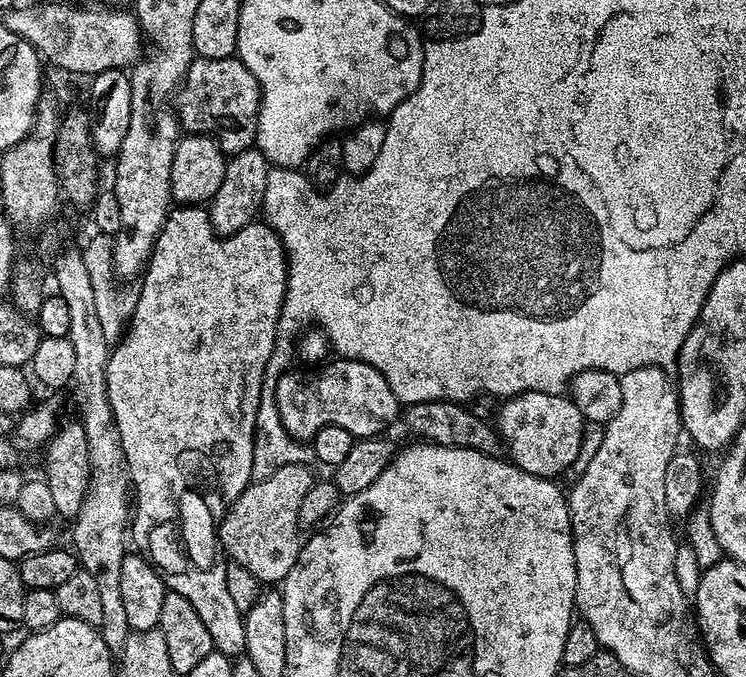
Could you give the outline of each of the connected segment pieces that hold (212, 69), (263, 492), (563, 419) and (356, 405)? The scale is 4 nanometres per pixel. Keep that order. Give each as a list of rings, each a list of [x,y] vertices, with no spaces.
[[[196,58],[188,67],[184,81],[178,89],[178,119],[180,127],[188,134],[211,134],[218,143],[225,157],[238,155],[251,149],[256,142],[258,114],[260,113],[260,87],[238,58]]]
[[[306,464],[282,466],[265,480],[249,483],[227,509],[218,524],[223,555],[231,563],[246,566],[254,578],[268,586],[279,585],[290,574],[302,547],[298,505],[314,483],[313,469]]]
[[[528,391],[507,397],[501,404],[503,405],[498,412],[498,420],[494,424],[511,463],[526,473],[544,479],[555,479],[560,472],[575,465],[578,450],[581,449],[585,418],[571,397],[552,391]]]
[[[347,358],[333,361],[333,364],[325,363],[315,370],[304,370],[308,372],[288,372],[285,376],[275,377],[277,408],[282,426],[299,442],[311,441],[312,436],[322,430],[322,426],[352,422],[348,420],[360,420],[361,437],[374,436],[383,433],[383,428],[395,416],[397,419],[401,411],[402,405],[396,399],[394,390],[390,390],[390,382],[386,382],[386,378],[382,378],[374,366]]]

